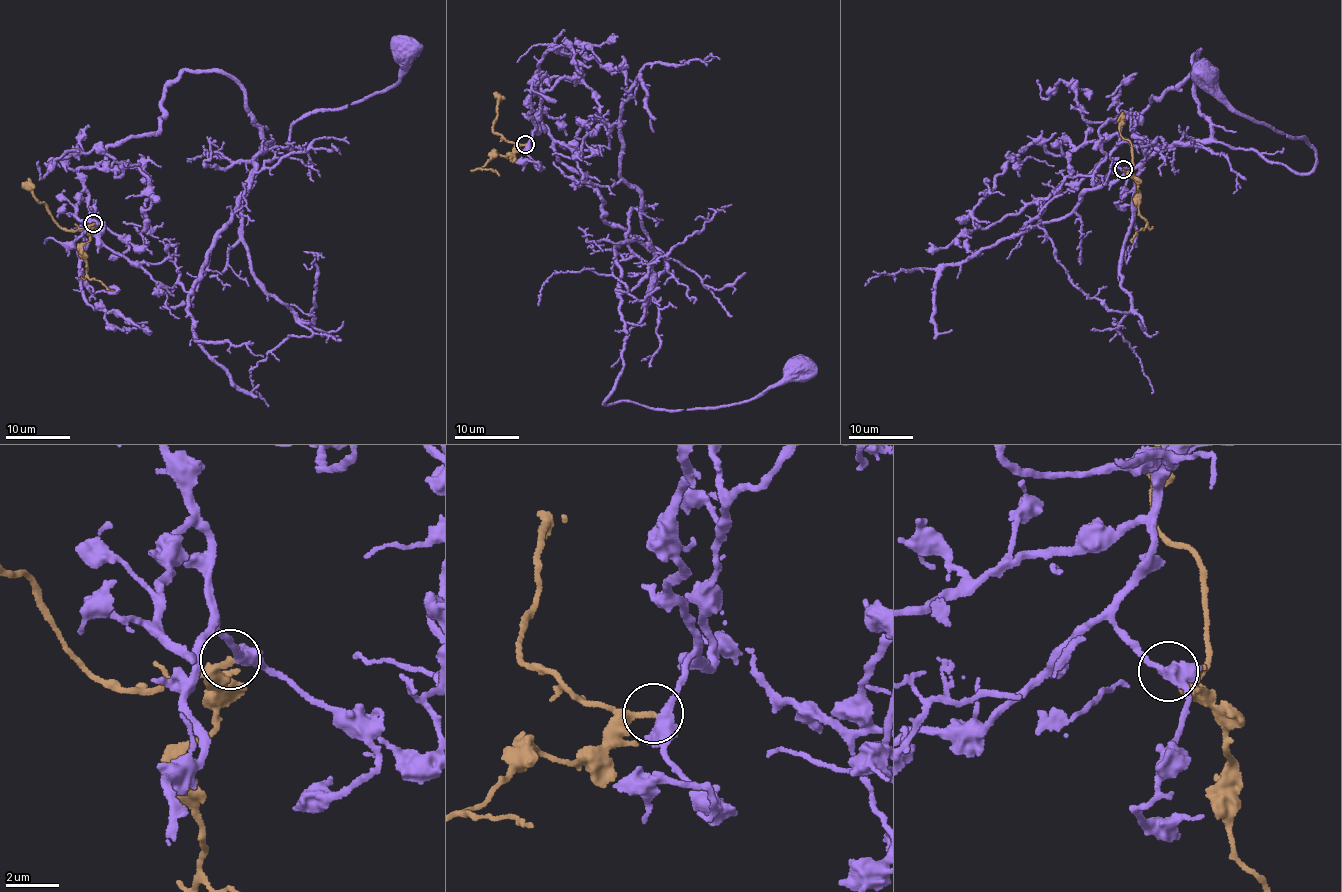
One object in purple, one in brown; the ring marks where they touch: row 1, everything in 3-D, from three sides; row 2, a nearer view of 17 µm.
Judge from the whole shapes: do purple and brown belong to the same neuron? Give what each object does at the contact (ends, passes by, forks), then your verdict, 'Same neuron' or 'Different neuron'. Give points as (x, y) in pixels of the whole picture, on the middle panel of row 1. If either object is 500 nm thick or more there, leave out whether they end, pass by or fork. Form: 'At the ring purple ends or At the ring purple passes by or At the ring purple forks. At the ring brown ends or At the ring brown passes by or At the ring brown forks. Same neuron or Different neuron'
At the ring purple passes by. At the ring brown ends. Different neuron

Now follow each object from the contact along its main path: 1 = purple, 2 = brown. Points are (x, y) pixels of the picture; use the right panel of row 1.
1: (1123, 169), (1122, 114), (1199, 49), (1214, 140), (1314, 167), (1305, 138), (1204, 78)
2: (1123, 169), (1137, 184), (1139, 215), (1147, 223), (1144, 228), (1136, 230), (1131, 243)

